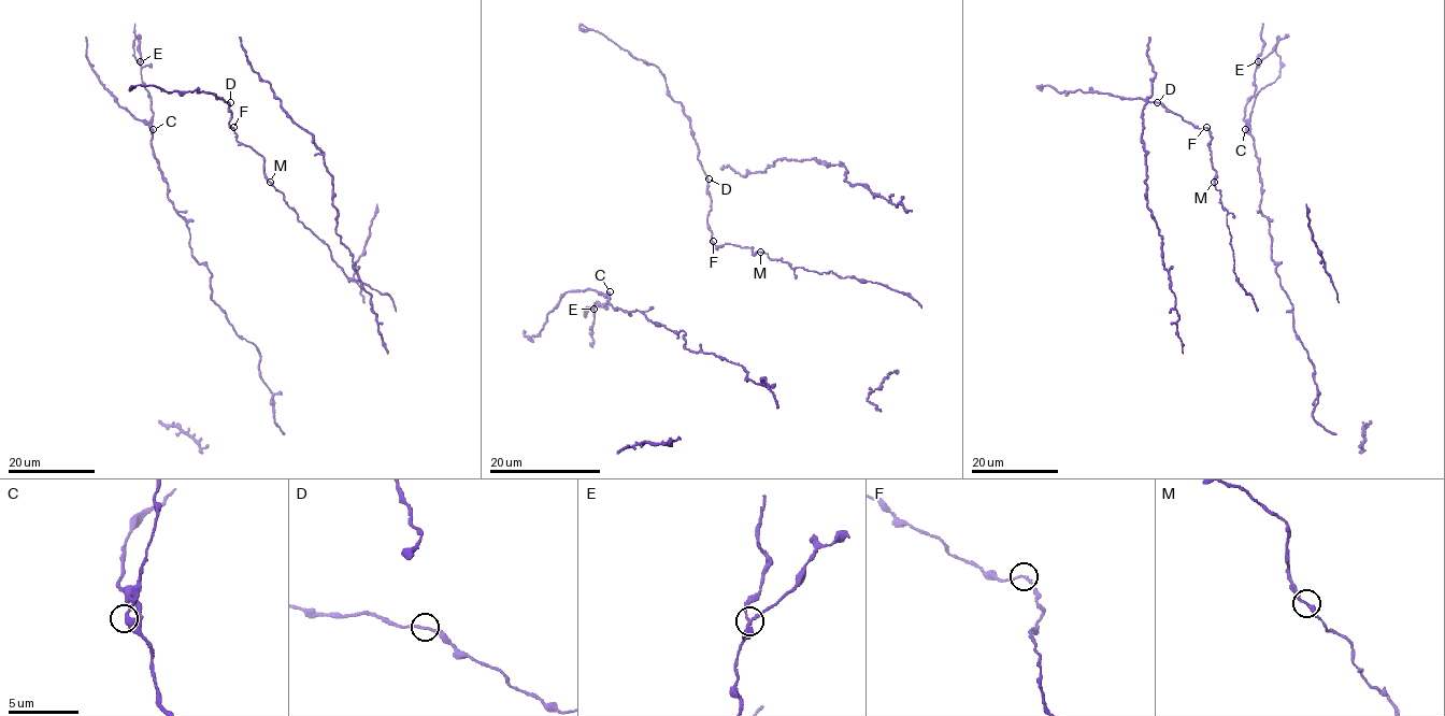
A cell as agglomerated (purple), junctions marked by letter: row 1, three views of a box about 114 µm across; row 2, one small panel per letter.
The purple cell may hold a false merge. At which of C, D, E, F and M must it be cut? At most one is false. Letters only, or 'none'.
E

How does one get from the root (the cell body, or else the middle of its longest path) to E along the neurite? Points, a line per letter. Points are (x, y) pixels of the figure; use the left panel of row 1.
E: (152, 132), (151, 96), (142, 82), (140, 62)

